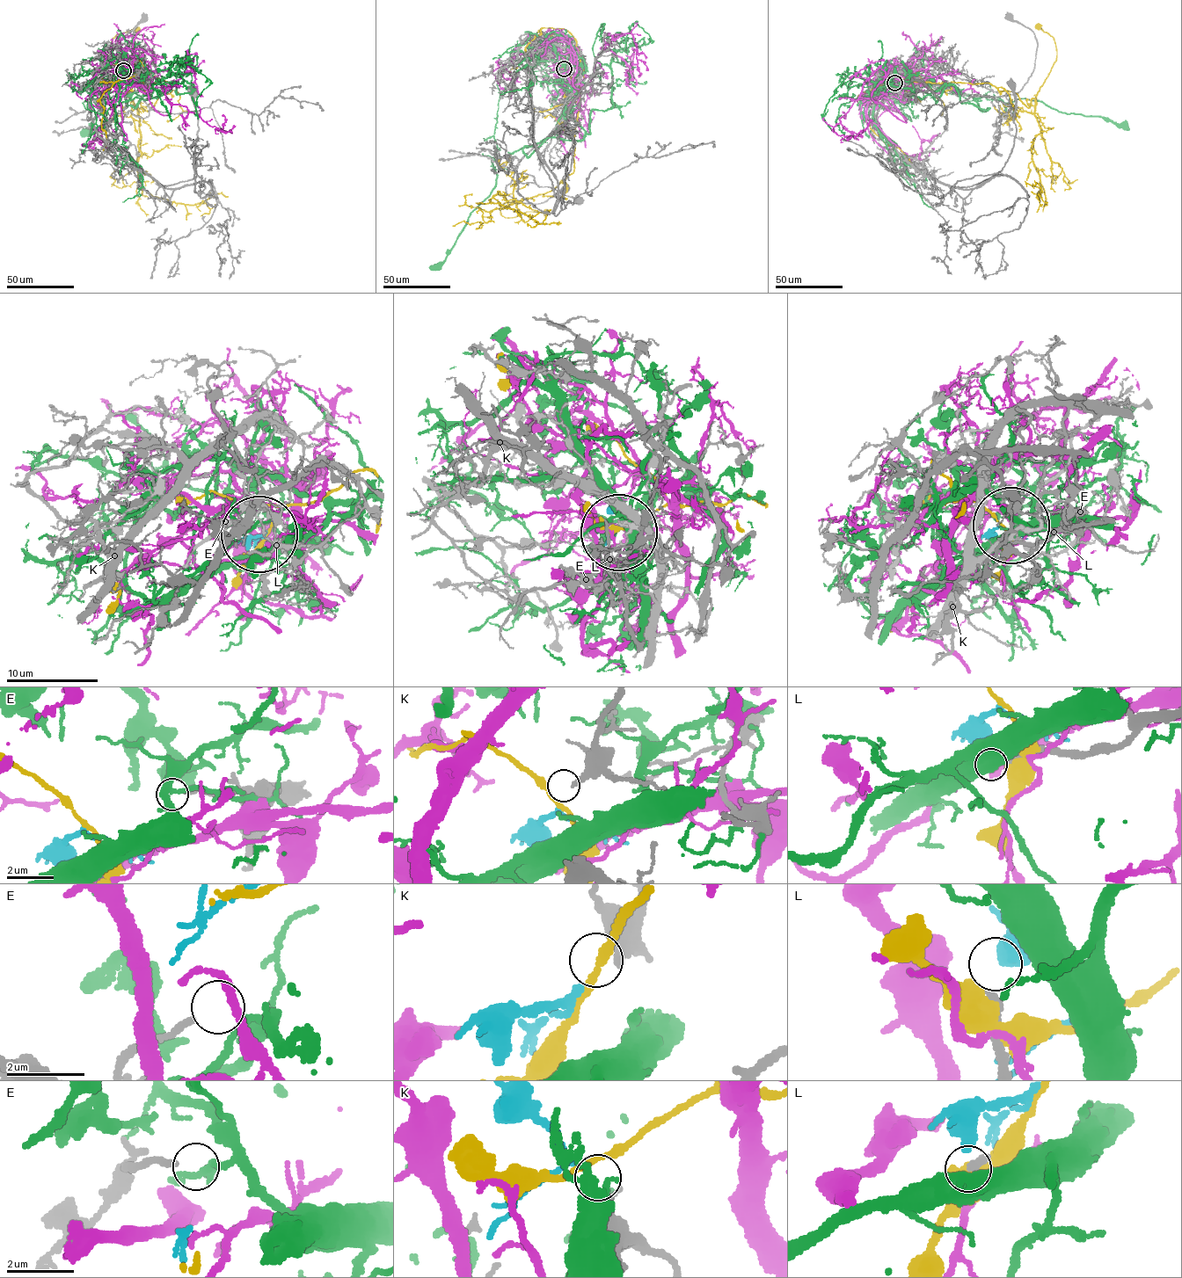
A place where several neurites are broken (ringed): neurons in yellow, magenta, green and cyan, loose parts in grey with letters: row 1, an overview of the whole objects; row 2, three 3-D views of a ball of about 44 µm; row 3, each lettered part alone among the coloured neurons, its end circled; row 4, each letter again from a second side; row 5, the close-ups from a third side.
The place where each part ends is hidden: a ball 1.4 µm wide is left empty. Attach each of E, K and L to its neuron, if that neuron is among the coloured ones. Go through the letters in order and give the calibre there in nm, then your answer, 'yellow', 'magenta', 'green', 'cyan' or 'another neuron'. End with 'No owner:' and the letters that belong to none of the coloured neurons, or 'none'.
E: 160 nm | another neuron
K: 240 nm | cyan
L: 240 nm | another neuron
No owner: E, L

